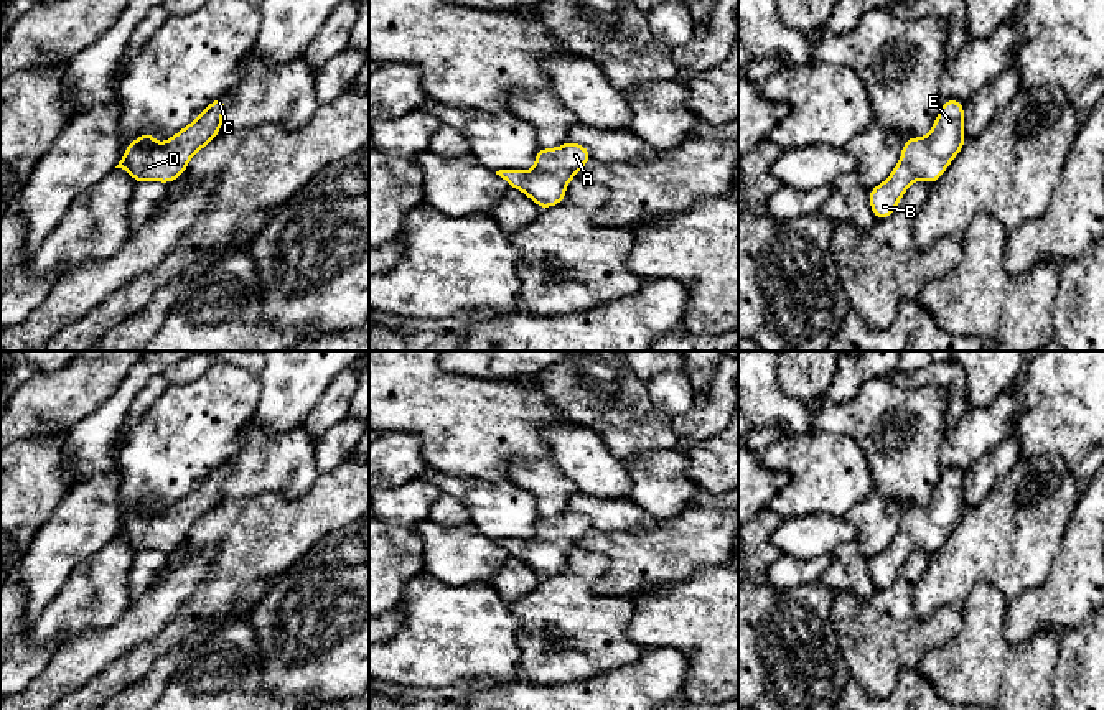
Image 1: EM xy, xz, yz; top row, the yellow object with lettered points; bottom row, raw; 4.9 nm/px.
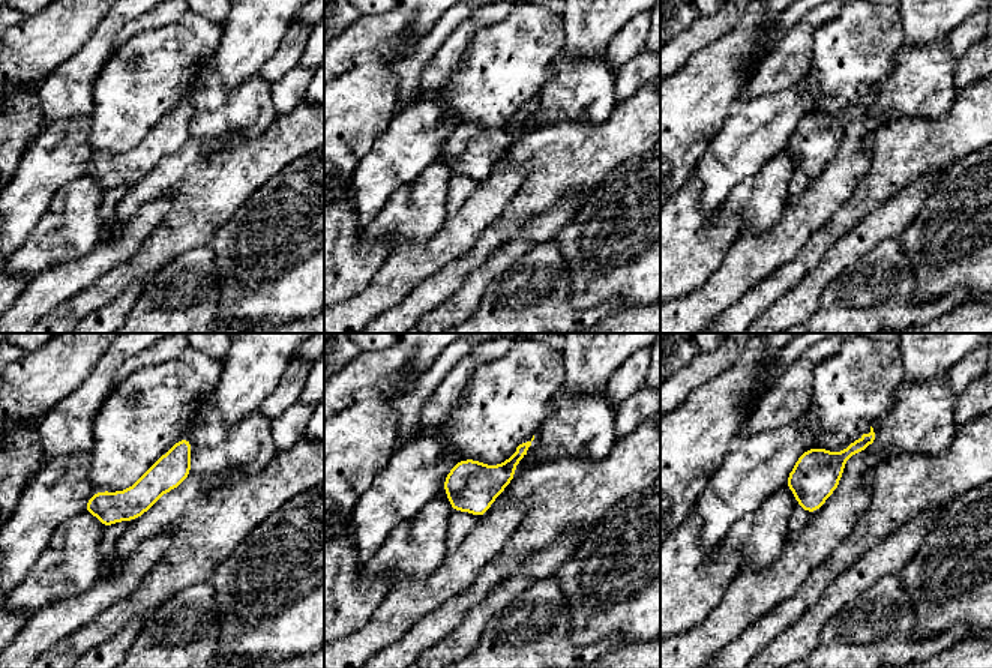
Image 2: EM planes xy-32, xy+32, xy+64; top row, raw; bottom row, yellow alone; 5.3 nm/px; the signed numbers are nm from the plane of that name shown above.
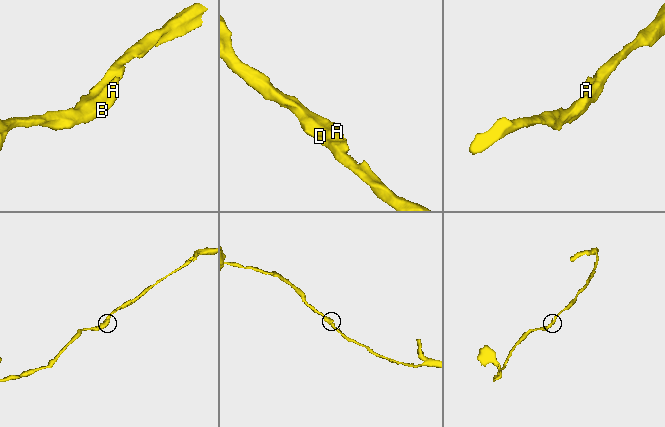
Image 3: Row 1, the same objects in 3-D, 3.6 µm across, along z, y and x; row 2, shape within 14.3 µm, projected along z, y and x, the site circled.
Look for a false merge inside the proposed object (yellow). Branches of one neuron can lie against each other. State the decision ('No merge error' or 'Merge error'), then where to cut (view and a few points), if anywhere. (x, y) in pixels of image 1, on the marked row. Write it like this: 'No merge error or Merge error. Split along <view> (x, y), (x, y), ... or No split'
No merge error. No split

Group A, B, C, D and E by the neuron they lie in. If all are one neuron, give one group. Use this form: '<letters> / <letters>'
A B C D E

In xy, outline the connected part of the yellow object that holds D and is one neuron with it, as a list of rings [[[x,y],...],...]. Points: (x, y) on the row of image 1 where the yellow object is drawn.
[[[216,97],[189,125],[183,127],[161,145],[155,143],[150,130],[125,147],[115,168],[127,170],[132,180],[170,185],[188,168],[189,160],[203,150],[221,130],[226,97]]]

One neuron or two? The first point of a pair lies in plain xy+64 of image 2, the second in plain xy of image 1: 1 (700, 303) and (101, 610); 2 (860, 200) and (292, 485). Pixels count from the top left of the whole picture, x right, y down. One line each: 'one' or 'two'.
1: two
2: two

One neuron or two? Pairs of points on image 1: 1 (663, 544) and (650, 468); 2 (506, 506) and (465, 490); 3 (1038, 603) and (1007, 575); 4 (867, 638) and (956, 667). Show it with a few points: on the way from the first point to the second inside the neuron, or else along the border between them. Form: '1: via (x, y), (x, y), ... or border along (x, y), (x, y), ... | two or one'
1: border along (692, 498), (679, 513), (659, 521) | two
2: via (496, 506), (490, 506), (475, 493) | one
3: border along (1052, 564), (1040, 585), (1009, 602) | two
4: border along (956, 635), (946, 644), (931, 648), (916, 666) | two

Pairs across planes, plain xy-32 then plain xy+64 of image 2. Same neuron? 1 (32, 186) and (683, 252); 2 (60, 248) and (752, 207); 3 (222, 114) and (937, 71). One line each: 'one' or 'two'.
1: two
2: one
3: one

